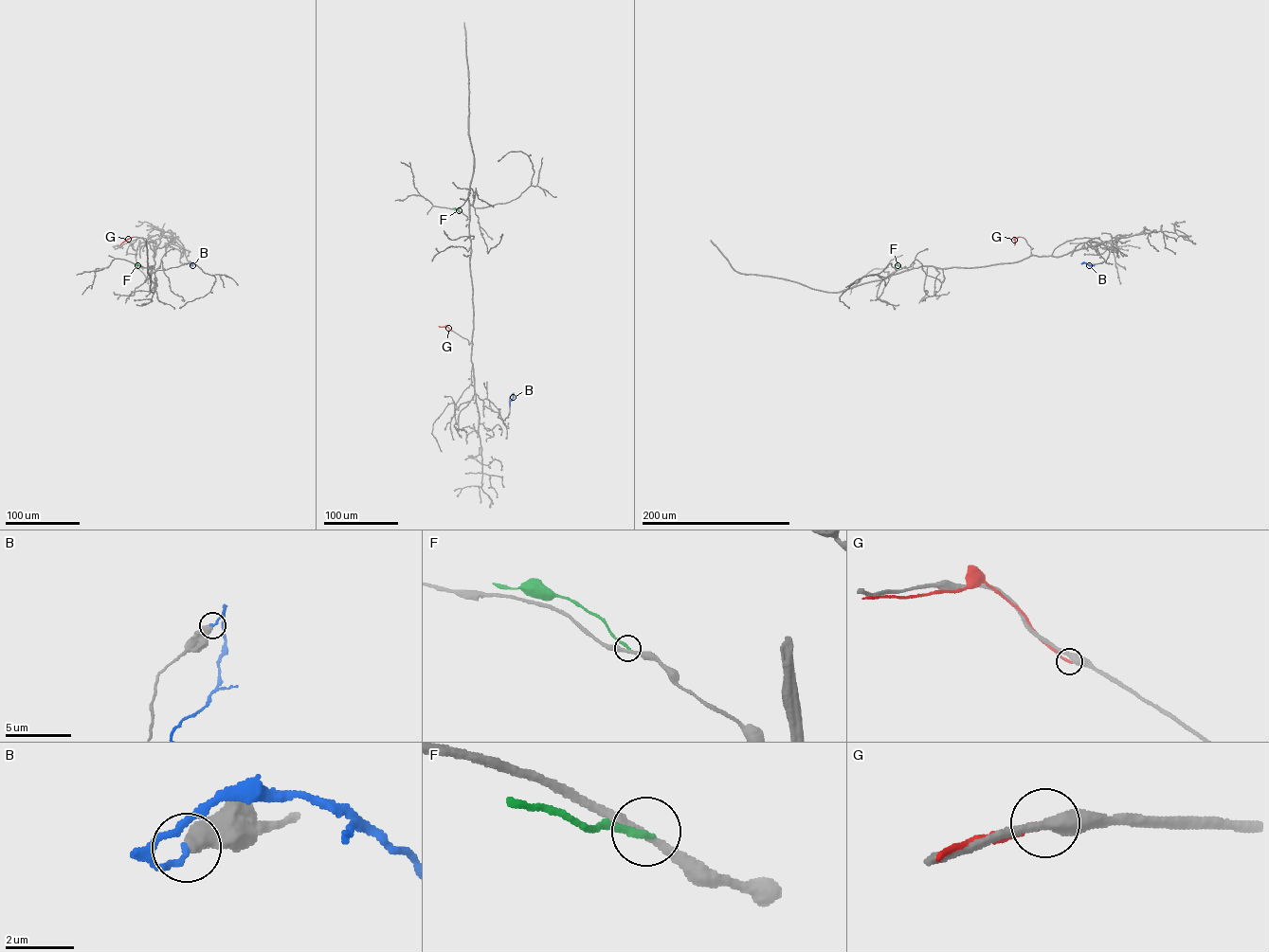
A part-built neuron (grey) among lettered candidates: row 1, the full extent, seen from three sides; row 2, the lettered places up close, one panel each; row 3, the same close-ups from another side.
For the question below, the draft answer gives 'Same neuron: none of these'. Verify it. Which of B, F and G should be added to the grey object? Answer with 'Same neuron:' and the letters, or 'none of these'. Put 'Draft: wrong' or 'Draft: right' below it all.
Same neuron: none of these
Draft: right

